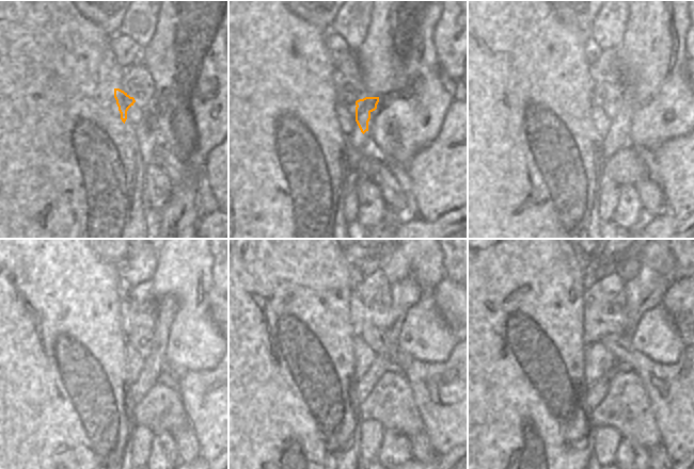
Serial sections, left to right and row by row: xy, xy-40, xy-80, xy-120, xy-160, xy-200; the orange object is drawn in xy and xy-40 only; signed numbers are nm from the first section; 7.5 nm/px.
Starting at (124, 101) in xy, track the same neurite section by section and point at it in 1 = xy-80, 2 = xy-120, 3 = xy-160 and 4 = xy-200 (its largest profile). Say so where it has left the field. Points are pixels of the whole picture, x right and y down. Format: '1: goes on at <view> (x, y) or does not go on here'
1: goes on at xy-80 (602, 115)
2: goes on at xy-120 (124, 355)
3: goes on at xy-160 (363, 356)
4: goes on at xy-200 (598, 360)

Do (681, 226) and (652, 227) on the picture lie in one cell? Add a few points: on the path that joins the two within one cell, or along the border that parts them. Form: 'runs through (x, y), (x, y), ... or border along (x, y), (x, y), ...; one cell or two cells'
runs through (674, 227), (660, 227); one cell

